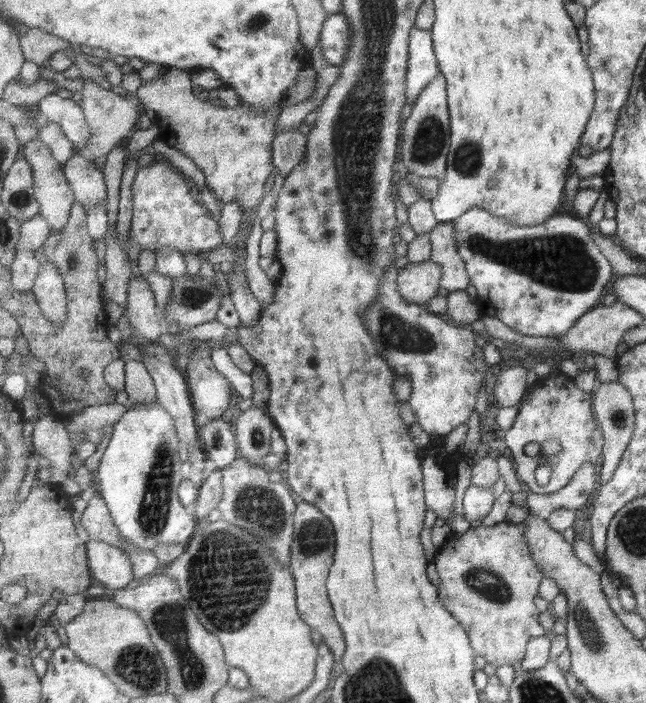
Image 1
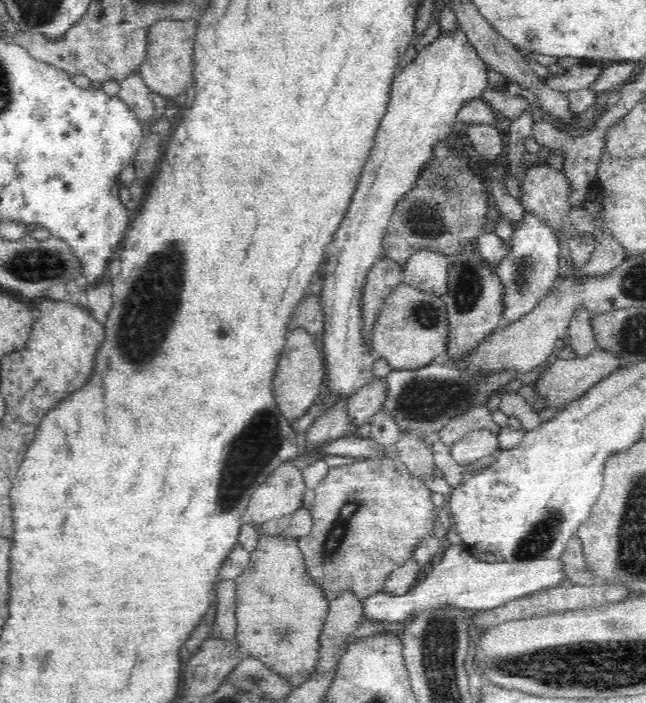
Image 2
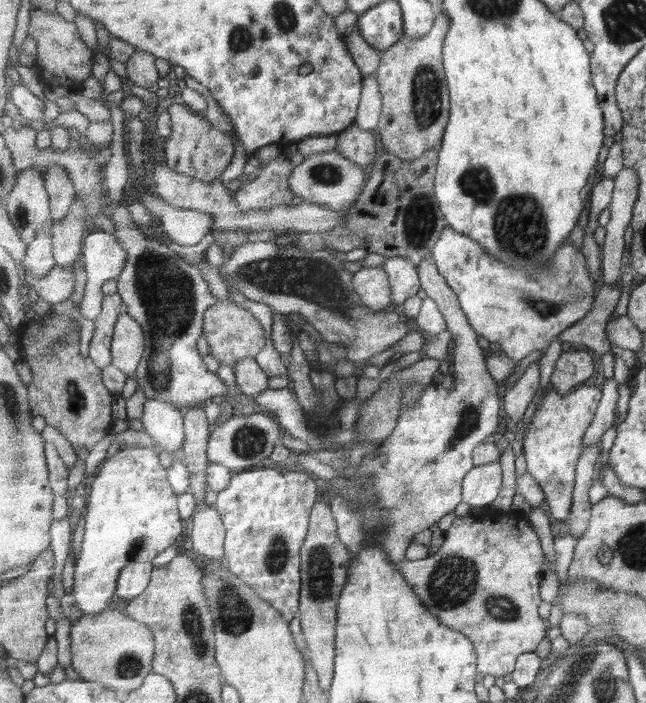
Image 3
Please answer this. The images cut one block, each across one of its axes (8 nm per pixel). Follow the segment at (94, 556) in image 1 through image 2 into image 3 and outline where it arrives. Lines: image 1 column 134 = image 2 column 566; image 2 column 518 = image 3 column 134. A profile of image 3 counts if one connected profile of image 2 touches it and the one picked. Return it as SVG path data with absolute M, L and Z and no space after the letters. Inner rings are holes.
M131 562L121 571L116 592L119 604L131 602L149 587L154 571L153 562Z

